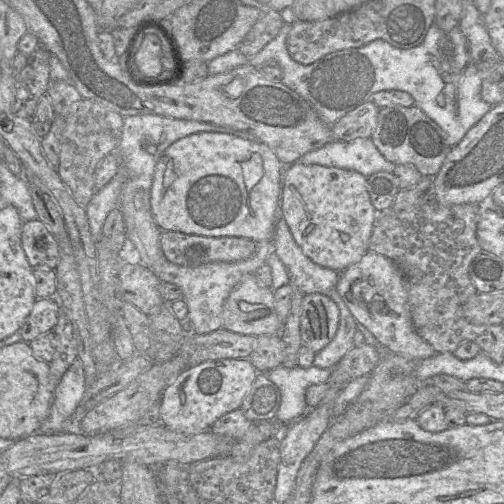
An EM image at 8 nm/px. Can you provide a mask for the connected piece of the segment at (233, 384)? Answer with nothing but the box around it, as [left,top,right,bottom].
[162,358,258,435]

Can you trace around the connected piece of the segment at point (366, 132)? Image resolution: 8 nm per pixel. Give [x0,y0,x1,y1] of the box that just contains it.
[331,100,380,142]

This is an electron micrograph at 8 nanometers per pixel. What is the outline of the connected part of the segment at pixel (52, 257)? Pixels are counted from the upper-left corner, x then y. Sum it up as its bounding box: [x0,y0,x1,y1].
[21,219,59,270]

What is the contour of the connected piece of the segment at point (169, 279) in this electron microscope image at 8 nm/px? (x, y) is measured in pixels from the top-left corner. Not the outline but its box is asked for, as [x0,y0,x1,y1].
[151,240,273,334]

